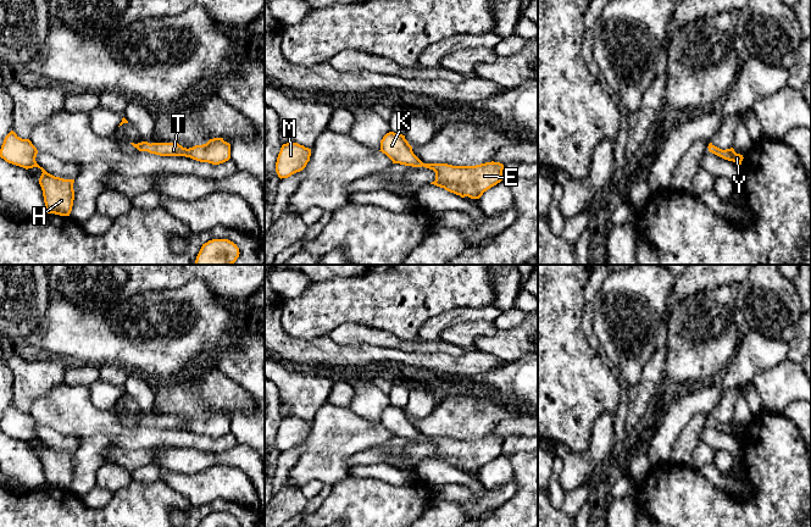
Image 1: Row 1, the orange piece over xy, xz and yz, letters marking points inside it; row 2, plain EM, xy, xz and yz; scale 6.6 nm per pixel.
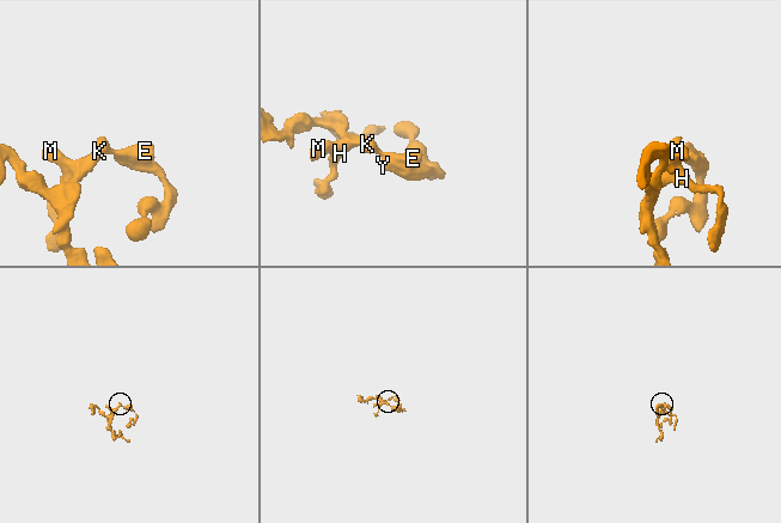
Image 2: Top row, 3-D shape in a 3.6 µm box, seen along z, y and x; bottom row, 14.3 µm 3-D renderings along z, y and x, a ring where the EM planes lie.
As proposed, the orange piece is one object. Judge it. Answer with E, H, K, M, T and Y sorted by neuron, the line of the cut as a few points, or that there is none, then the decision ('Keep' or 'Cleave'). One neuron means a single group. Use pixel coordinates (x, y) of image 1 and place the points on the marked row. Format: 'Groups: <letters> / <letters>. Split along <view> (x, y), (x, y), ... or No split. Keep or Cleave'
Groups: E H K M T Y. No split. Keep

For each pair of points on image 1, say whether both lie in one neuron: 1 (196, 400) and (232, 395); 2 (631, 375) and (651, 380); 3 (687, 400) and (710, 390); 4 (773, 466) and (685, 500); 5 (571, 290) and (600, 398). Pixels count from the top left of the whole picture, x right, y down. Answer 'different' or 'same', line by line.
1: same
2: different
3: same
4: same
5: same

